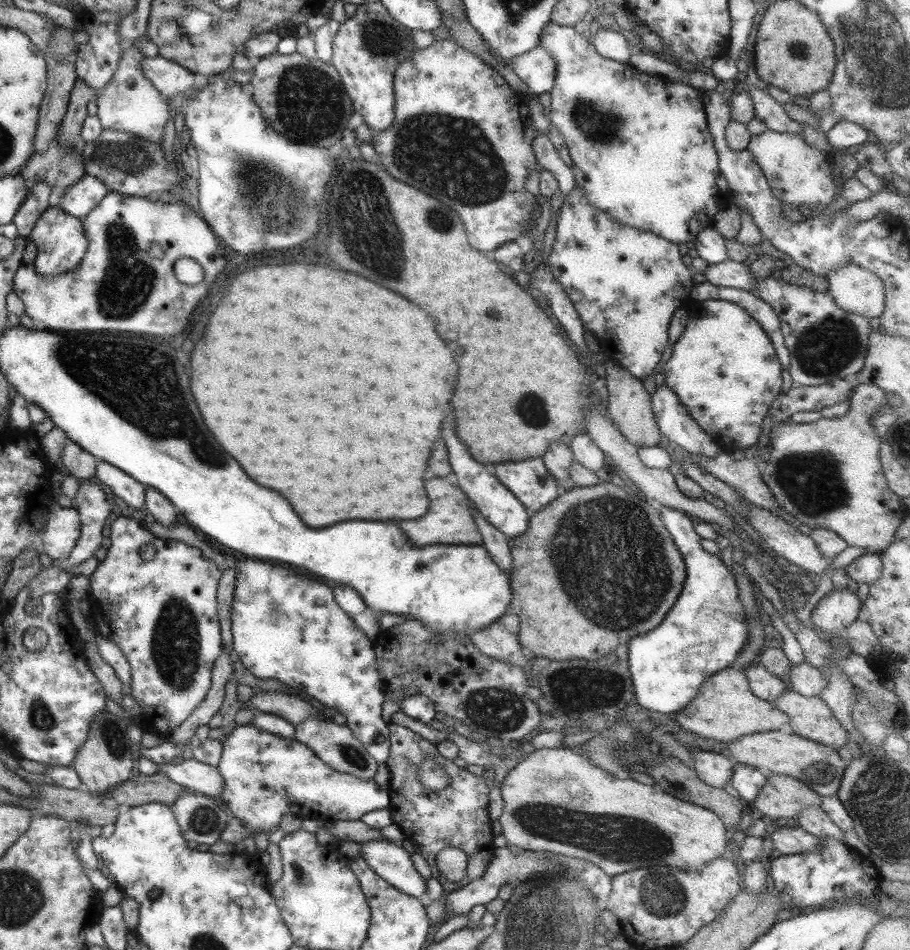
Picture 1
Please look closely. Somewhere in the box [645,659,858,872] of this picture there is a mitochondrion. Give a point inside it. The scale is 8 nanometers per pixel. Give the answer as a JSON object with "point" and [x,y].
{"point":[822,775]}

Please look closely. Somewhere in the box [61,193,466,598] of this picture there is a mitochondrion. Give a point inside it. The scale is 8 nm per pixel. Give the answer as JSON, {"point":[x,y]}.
{"point":[127,283]}

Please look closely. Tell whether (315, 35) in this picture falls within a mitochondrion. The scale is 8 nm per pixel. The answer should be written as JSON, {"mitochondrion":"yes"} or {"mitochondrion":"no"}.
{"mitochondrion":"no"}

